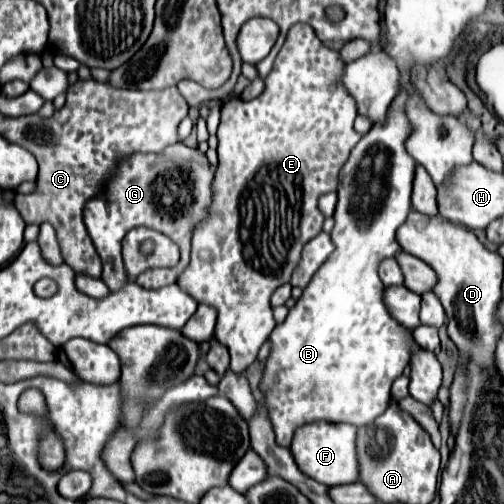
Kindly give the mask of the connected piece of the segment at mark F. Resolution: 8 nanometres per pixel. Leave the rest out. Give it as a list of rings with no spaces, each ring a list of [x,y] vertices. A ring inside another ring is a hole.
[[[328,421],[308,423],[296,429],[290,443],[292,457],[300,471],[310,479],[316,479],[328,487],[354,483],[358,481],[358,463],[356,463],[356,427],[352,425],[334,425]]]

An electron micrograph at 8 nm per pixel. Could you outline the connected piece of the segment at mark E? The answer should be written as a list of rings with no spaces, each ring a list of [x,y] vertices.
[[[298,23],[288,31],[286,43],[280,49],[272,71],[268,73],[268,77],[264,79],[266,87],[262,91],[262,95],[258,95],[252,101],[242,101],[240,97],[234,97],[230,101],[226,101],[222,105],[222,117],[220,117],[220,127],[218,127],[218,167],[216,167],[216,175],[212,181],[212,203],[208,207],[208,215],[194,227],[192,231],[192,253],[190,253],[190,265],[182,271],[182,275],[176,279],[176,283],[188,293],[192,295],[192,299],[196,299],[198,303],[206,303],[210,307],[216,307],[218,313],[218,321],[216,321],[216,331],[214,331],[214,339],[224,345],[230,353],[230,369],[236,373],[242,373],[248,365],[252,365],[256,361],[256,355],[262,347],[262,343],[270,337],[276,321],[272,317],[272,307],[270,307],[270,295],[284,283],[290,281],[290,275],[296,267],[296,261],[300,261],[300,251],[302,247],[316,237],[322,231],[322,223],[324,223],[324,215],[320,215],[318,209],[318,197],[328,193],[328,191],[336,191],[336,183],[338,183],[338,173],[340,167],[346,163],[352,147],[360,141],[362,135],[358,135],[354,131],[354,119],[356,119],[356,101],[342,89],[340,83],[340,75],[342,75],[342,67],[344,63],[340,61],[338,53],[324,47],[318,37],[314,35],[314,31],[304,25]]]

